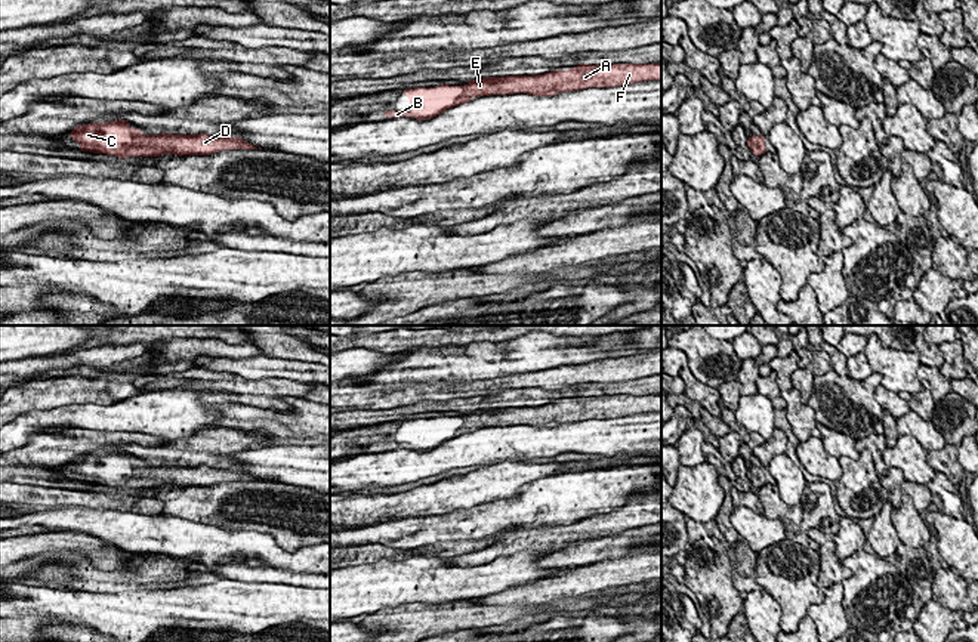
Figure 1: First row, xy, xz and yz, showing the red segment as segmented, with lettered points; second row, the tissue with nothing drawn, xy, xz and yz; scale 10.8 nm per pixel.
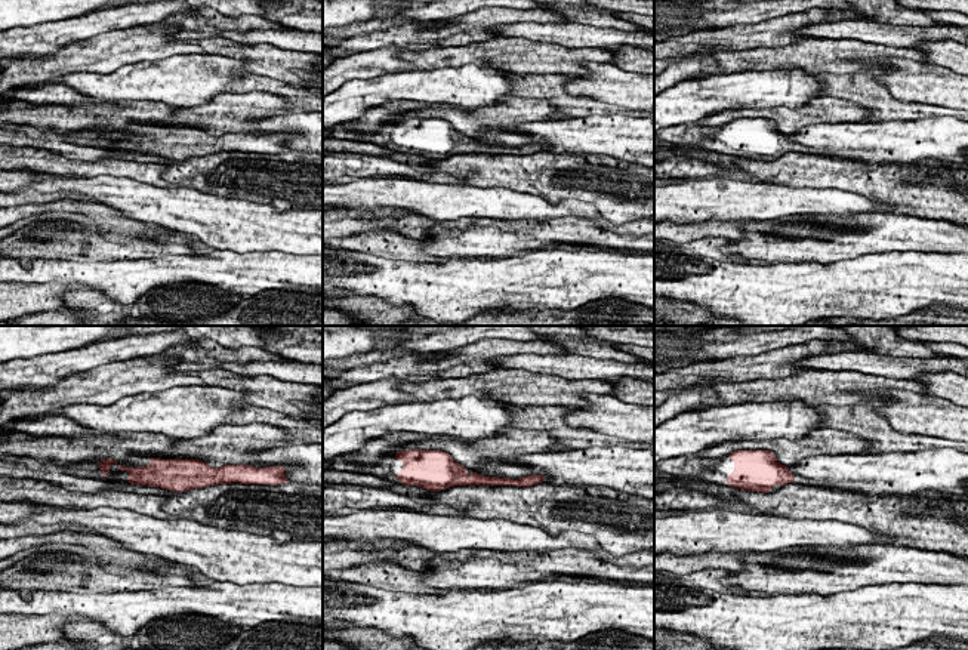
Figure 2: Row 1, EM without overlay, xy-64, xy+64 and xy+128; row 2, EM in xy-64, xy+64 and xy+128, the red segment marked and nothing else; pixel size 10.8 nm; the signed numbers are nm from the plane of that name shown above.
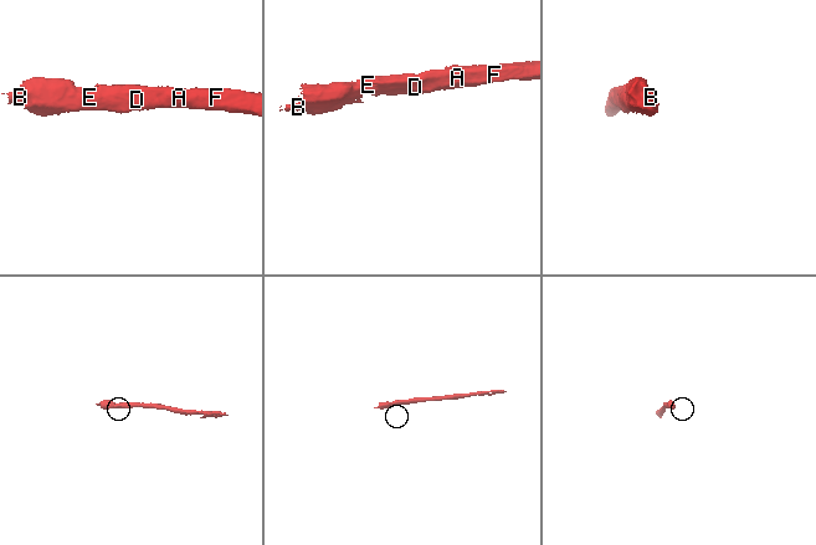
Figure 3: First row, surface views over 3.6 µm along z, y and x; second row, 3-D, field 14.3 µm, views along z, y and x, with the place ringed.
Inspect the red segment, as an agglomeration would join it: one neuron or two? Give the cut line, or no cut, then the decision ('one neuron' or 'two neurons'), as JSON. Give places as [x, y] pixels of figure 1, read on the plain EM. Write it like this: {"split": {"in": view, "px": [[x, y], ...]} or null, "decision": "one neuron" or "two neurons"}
{"split": null, "decision": "one neuron"}

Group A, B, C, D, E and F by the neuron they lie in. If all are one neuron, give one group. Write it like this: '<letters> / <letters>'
A B C D E F

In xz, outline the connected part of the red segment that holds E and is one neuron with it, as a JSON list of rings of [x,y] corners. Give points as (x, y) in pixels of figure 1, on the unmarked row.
[[[580,395],[570,402],[550,402],[537,407],[487,408],[468,413],[466,417],[441,416],[435,419],[414,419],[402,423],[410,429],[410,442],[383,442],[383,448],[434,450],[444,442],[471,433],[473,428],[527,425],[553,428],[587,419],[616,419],[639,413],[661,411],[658,395]]]

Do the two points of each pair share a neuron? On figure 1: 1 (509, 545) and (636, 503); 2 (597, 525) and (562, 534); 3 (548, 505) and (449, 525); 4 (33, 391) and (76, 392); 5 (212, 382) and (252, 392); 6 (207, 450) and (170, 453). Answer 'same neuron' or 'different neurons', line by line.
1: same neuron
2: same neuron
3: same neuron
4: same neuron
5: same neuron
6: same neuron

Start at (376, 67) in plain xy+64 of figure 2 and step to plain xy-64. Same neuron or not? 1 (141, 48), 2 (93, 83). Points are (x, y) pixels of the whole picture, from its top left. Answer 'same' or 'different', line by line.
1: same
2: different

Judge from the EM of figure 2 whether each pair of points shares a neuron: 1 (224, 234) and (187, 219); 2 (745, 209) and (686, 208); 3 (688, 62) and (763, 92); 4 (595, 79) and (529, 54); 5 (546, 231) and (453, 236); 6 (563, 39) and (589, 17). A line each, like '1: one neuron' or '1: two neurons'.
1: one neuron
2: one neuron
3: two neurons
4: two neurons
5: one neuron
6: two neurons

